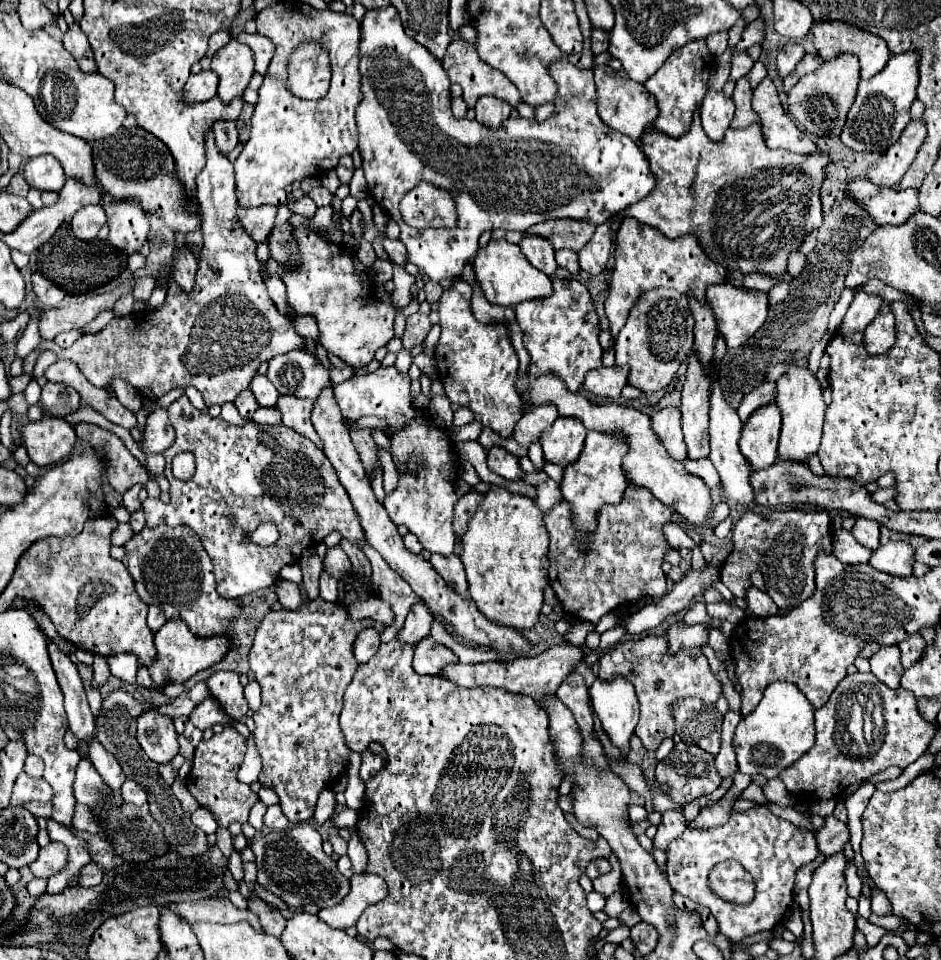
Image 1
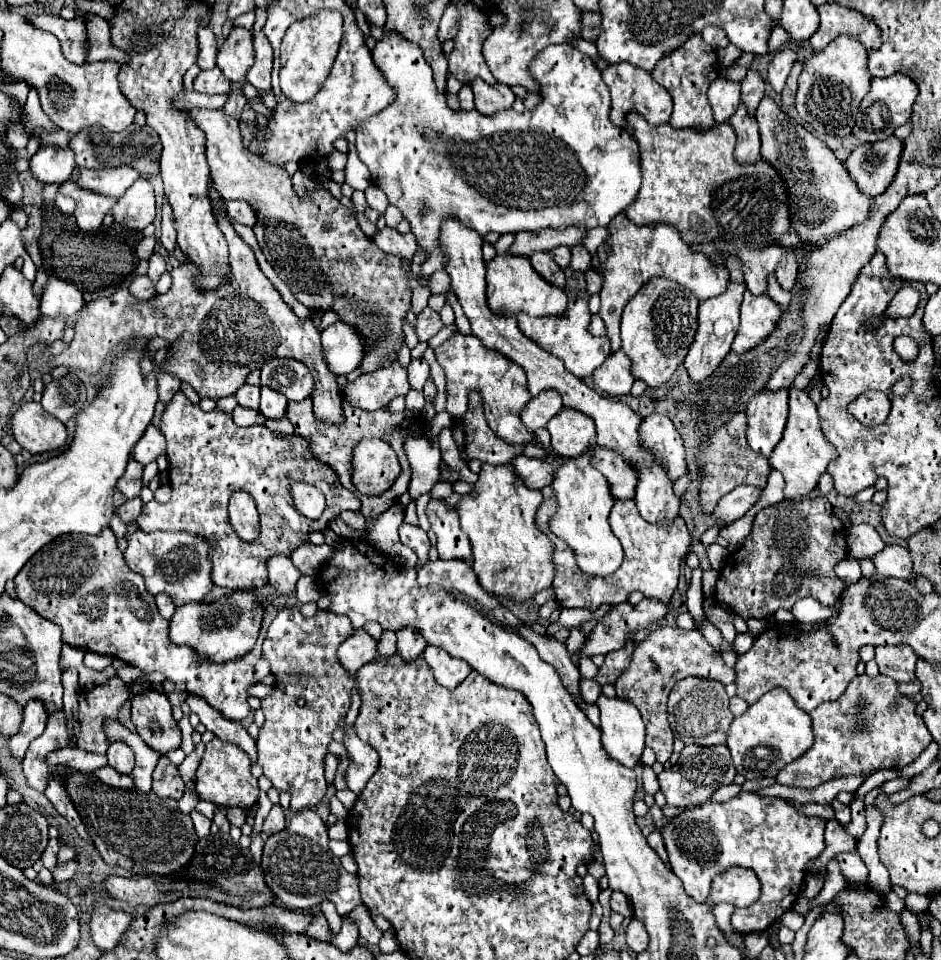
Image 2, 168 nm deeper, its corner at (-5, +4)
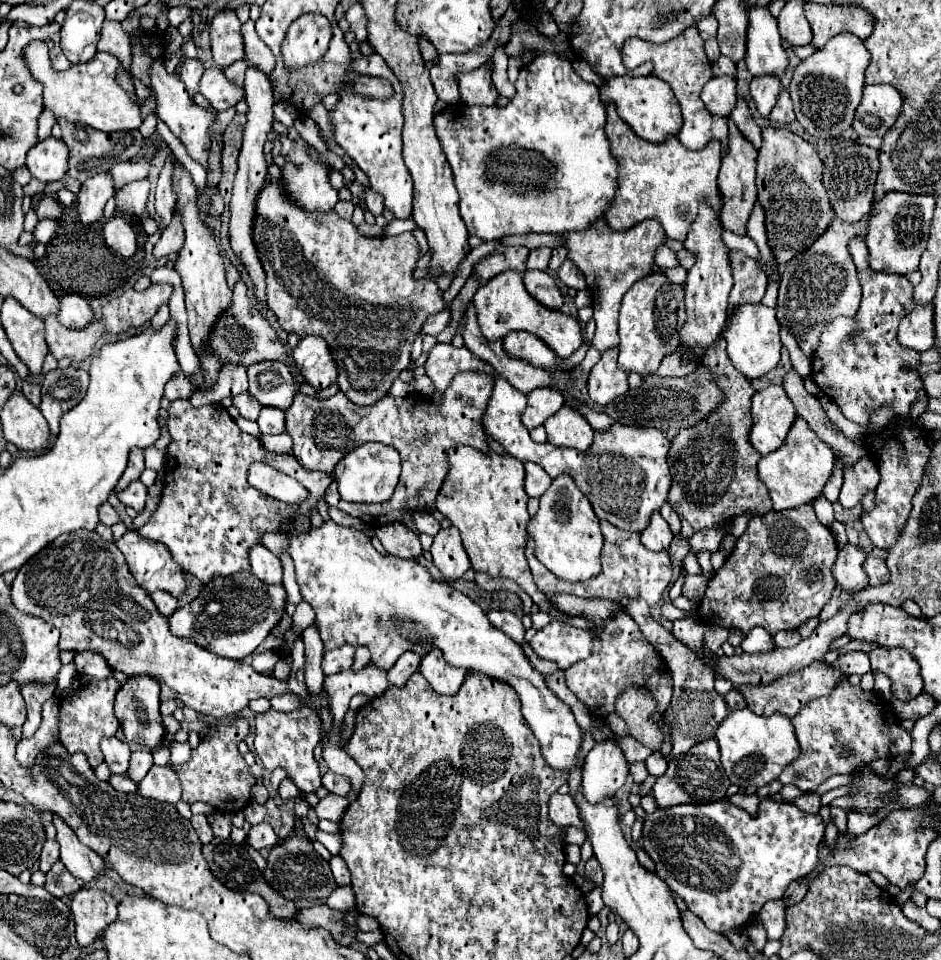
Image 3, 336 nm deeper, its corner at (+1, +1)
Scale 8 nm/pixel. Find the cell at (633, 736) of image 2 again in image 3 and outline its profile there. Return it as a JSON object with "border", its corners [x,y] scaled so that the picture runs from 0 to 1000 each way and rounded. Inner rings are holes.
{"border":[[[656,766],[632,774],[624,784],[620,797],[620,826],[626,836],[639,834],[643,828],[651,828],[666,811],[668,795],[658,778]]]}

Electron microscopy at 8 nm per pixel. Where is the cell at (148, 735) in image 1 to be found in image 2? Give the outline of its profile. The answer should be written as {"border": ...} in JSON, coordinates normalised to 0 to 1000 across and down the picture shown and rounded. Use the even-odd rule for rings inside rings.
{"border":[[[154,719],[139,727],[139,752],[156,777],[169,785],[190,779],[192,763],[182,746],[182,733],[173,721]]]}

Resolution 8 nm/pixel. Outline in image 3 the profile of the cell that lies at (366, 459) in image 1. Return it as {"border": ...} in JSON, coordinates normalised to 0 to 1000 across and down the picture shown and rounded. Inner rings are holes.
{"border":[[[488,389],[471,409],[471,420],[462,422],[456,414],[447,409],[437,409],[433,414],[409,411],[405,418],[382,424],[369,416],[365,407],[354,414],[337,416],[324,409],[316,409],[311,422],[303,428],[303,449],[311,455],[311,474],[324,489],[335,489],[343,493],[354,493],[354,486],[373,470],[379,459],[407,459],[420,466],[426,474],[428,491],[418,518],[409,524],[371,524],[358,511],[354,501],[348,509],[345,522],[375,539],[386,541],[392,549],[401,551],[405,547],[424,543],[426,530],[454,530],[462,528],[462,518],[477,493],[475,468],[486,464],[498,464],[513,472],[520,472],[518,453],[511,445],[511,434],[522,414],[524,393],[515,389]]]}

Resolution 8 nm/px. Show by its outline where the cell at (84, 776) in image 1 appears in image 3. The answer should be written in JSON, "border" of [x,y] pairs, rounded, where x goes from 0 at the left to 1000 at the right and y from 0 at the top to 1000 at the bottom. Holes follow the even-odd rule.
{"border":[[[118,807],[116,816],[120,818],[120,822],[131,824],[131,826],[143,826],[146,824],[146,818],[135,807]]]}

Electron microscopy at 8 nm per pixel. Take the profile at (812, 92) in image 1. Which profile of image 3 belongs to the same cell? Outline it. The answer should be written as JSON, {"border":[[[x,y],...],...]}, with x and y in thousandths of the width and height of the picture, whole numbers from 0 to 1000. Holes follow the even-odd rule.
{"border":[[[896,34],[881,41],[875,51],[866,53],[862,59],[853,61],[847,68],[838,89],[838,97],[845,109],[847,126],[853,130],[853,134],[860,141],[868,145],[885,145],[892,141],[889,130],[904,130],[906,118],[915,107],[917,89],[919,89],[917,78],[923,68],[923,61],[926,59],[917,43],[913,39],[906,39],[904,34]],[[875,132],[887,134],[887,139],[881,143],[872,143],[870,139]]]}

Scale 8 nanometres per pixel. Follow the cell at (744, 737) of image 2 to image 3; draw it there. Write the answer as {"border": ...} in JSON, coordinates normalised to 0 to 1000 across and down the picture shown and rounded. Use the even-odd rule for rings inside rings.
{"border":[[[785,739],[770,747],[762,757],[760,770],[766,782],[766,795],[777,816],[794,820],[811,820],[828,809],[828,805],[849,789],[849,772],[838,747],[821,743],[817,747],[804,745],[798,739]]]}

